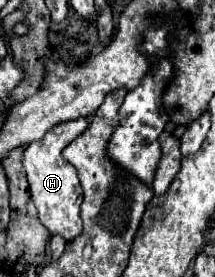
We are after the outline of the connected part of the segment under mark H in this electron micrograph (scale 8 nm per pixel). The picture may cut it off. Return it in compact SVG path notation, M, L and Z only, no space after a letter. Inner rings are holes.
M76 118L72 122L62 122L54 126L42 140L32 142L24 150L24 168L30 182L30 194L38 208L40 222L50 230L50 234L60 234L68 242L74 240L82 232L82 218L80 218L80 204L82 204L82 188L78 180L76 168L62 158L62 150L88 126L88 118Z

